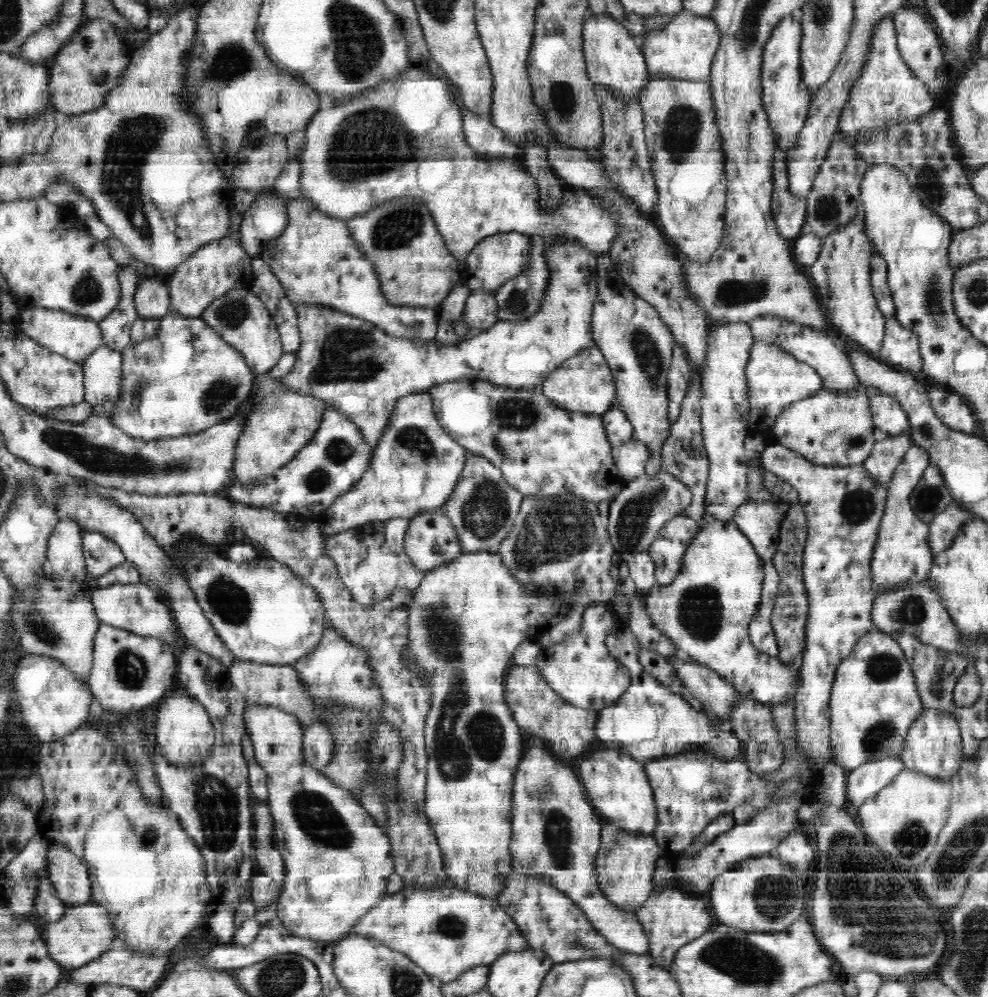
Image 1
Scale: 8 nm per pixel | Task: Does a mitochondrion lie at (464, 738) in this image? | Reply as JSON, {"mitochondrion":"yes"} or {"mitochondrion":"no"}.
{"mitochondrion":"yes"}

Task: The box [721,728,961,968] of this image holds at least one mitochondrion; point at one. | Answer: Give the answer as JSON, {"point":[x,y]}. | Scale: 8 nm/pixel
{"point":[899,938]}

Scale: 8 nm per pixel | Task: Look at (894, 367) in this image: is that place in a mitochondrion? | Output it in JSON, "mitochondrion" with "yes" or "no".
{"mitochondrion":"no"}

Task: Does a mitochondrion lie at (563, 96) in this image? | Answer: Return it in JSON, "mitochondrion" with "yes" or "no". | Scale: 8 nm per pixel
{"mitochondrion":"yes"}

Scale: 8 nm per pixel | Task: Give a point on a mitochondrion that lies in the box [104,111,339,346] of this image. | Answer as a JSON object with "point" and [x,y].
{"point":[233,312]}

